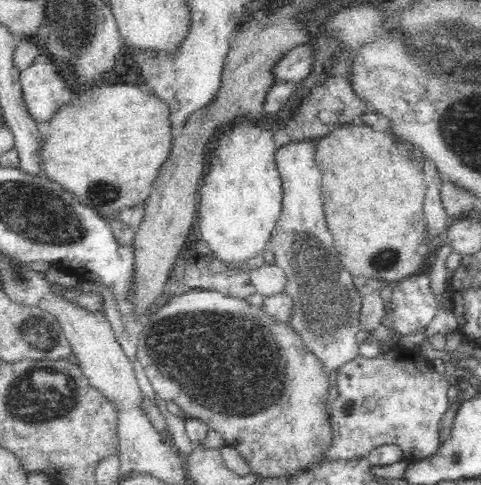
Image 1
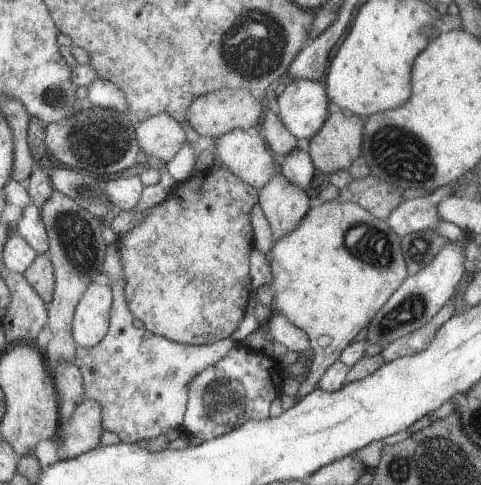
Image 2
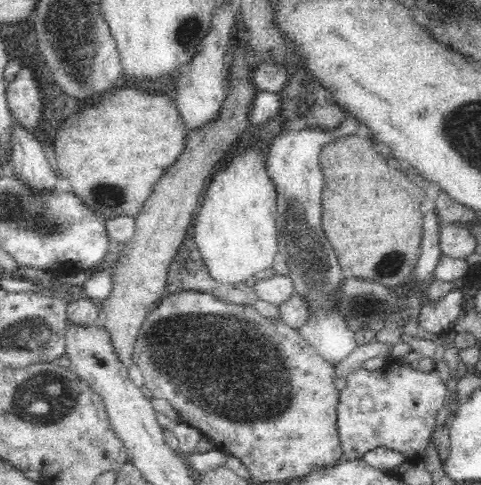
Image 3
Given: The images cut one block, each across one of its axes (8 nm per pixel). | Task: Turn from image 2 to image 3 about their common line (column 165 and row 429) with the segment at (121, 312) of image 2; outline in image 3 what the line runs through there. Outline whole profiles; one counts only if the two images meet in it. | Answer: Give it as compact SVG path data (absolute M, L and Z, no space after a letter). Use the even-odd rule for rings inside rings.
M388 360L378 370L358 368L350 372L346 378L346 388L340 388L340 398L336 406L336 428L340 436L340 446L342 446L342 462L364 460L366 452L372 452L378 448L396 450L398 454L406 456L406 462L422 460L426 456L426 450L436 426L436 416L446 402L446 392L448 392L446 384L440 378L436 368L430 374L414 372L412 368L400 368L398 360L394 362Z

